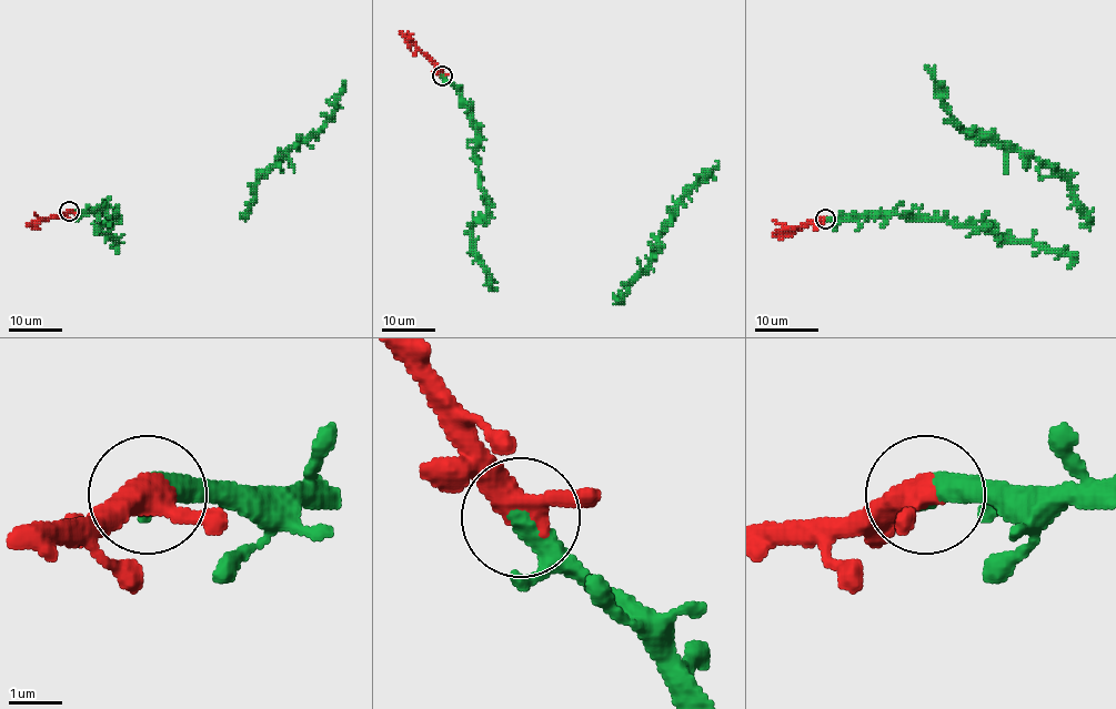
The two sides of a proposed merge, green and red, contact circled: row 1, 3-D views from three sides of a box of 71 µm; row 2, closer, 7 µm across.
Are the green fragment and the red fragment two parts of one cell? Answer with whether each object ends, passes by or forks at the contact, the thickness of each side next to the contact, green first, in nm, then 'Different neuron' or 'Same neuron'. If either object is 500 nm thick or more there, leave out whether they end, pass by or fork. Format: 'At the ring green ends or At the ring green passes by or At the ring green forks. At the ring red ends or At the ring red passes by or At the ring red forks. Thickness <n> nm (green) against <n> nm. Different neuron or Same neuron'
At the ring green passes by. At the ring red passes by. Thickness 320 nm (green) against 460 nm. Same neuron

